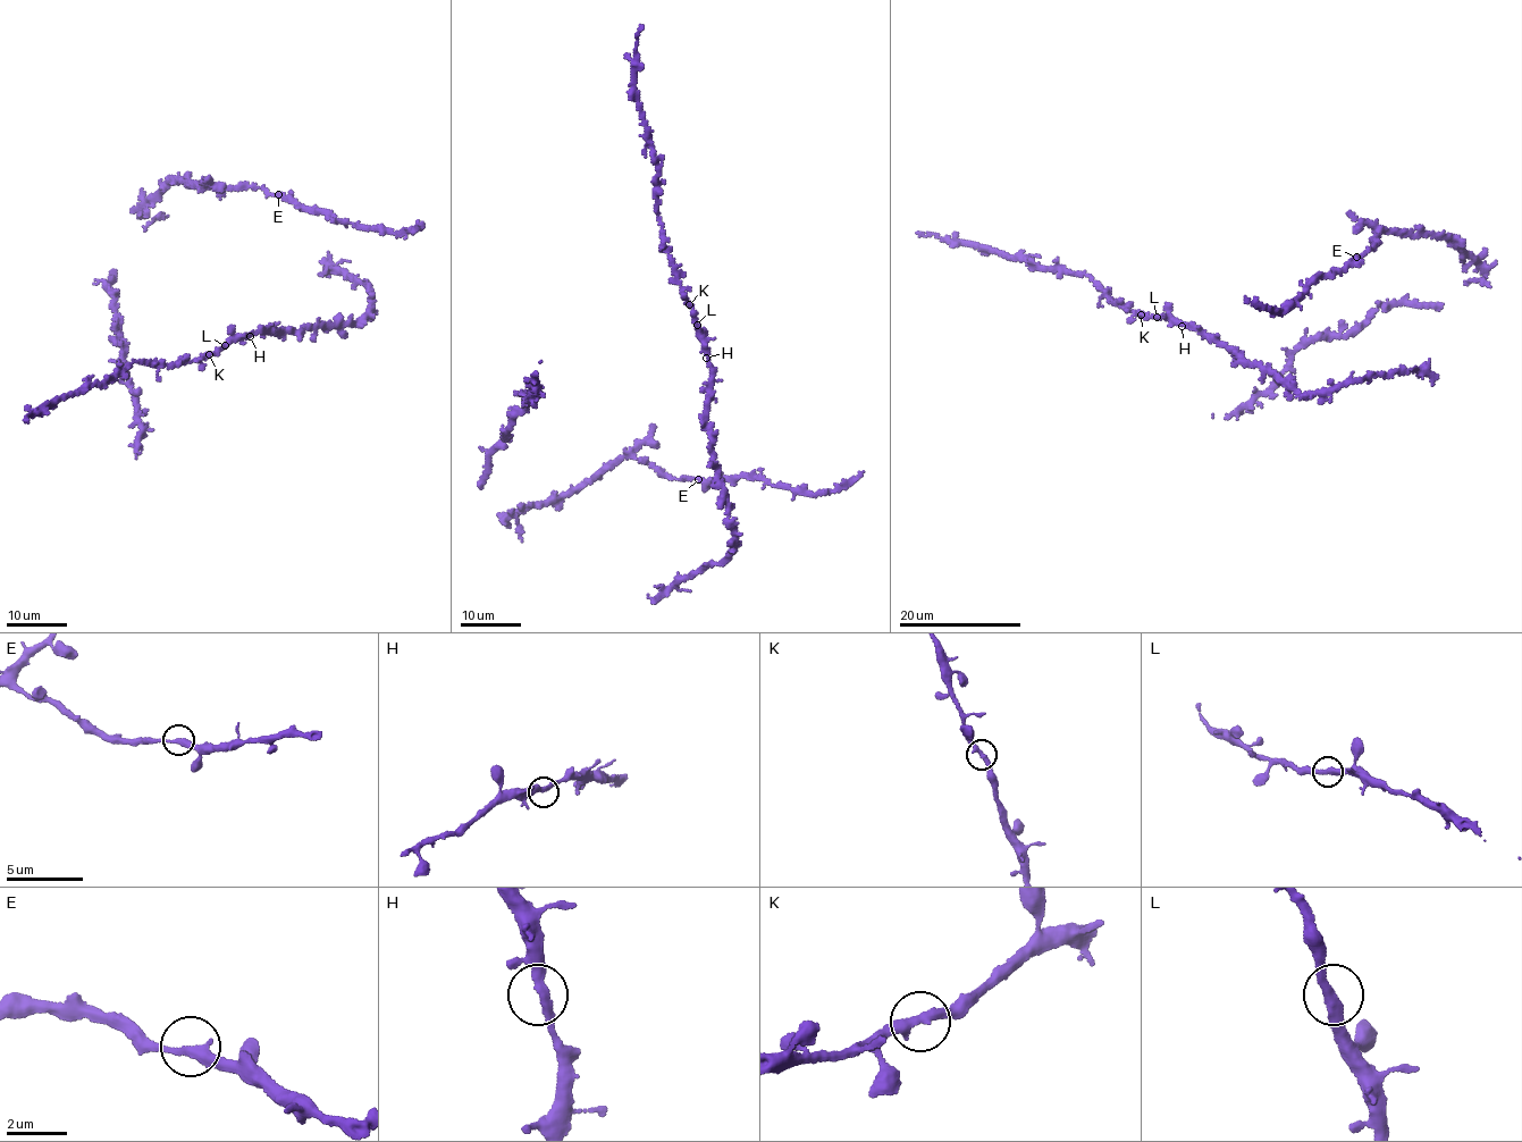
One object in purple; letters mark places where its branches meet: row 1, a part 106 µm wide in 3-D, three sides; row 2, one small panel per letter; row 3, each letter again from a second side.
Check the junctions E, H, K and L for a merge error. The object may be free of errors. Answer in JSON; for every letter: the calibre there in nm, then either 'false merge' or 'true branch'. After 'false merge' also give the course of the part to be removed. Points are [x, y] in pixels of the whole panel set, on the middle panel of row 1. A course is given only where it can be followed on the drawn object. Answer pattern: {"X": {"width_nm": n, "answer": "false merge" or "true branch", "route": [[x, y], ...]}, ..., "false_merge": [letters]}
{"E": {"width_nm": 320, "answer": "true branch"}, "H": {"width_nm": 280, "answer": "true branch"}, "K": {"width_nm": 320, "answer": "true branch"}, "L": {"width_nm": 340, "answer": "true branch"}, "false_merge": []}

